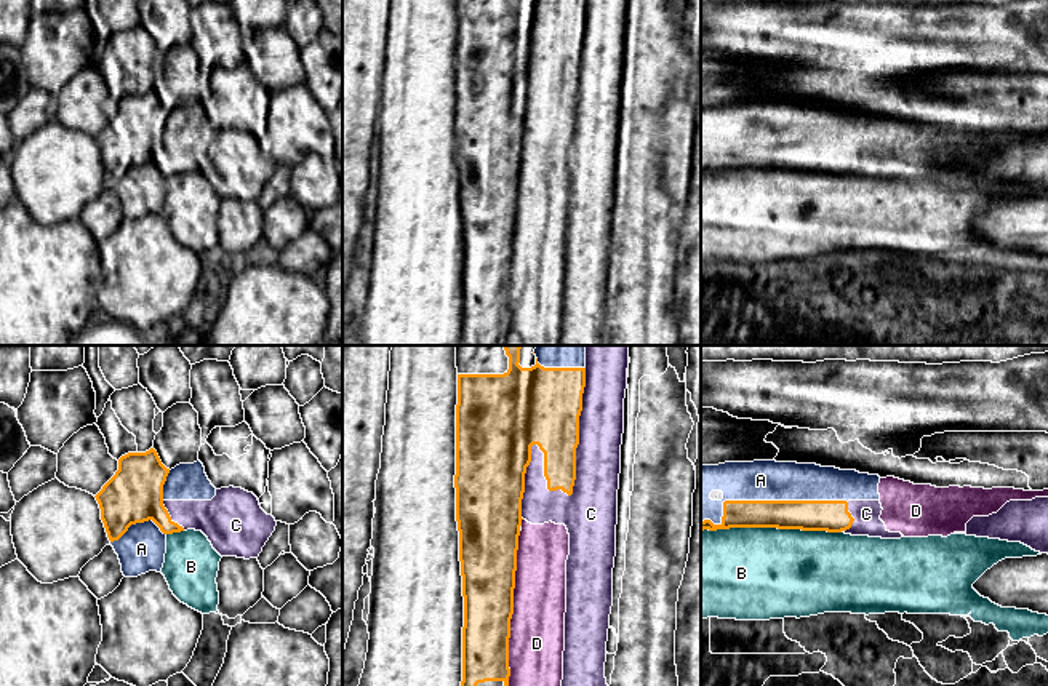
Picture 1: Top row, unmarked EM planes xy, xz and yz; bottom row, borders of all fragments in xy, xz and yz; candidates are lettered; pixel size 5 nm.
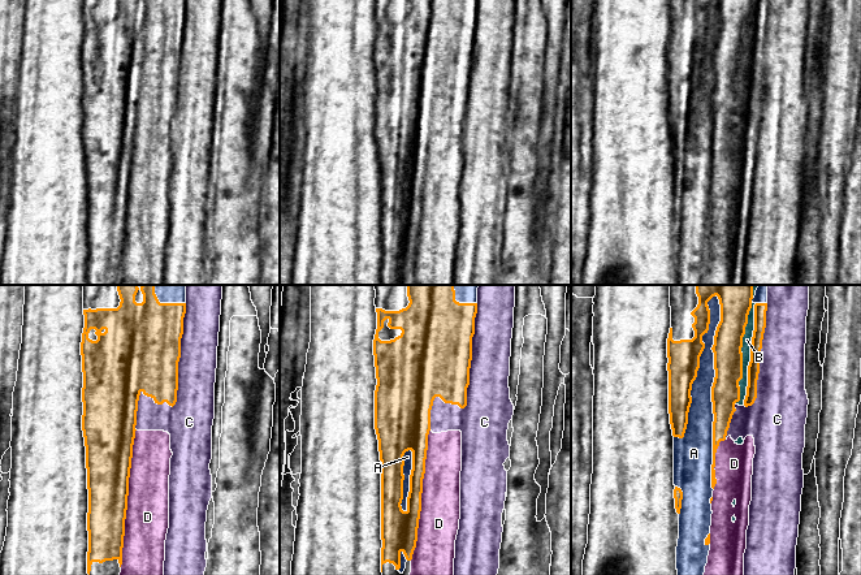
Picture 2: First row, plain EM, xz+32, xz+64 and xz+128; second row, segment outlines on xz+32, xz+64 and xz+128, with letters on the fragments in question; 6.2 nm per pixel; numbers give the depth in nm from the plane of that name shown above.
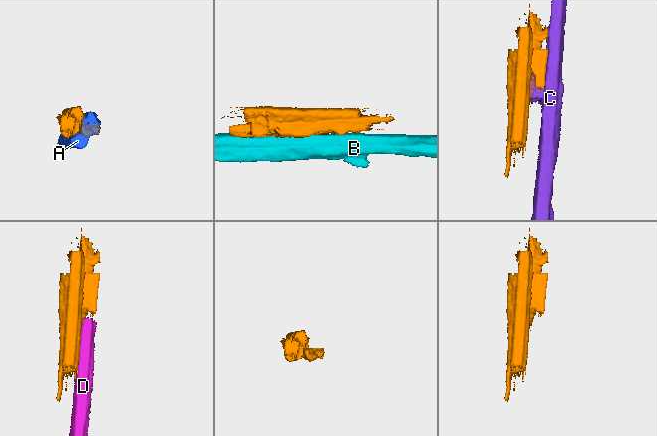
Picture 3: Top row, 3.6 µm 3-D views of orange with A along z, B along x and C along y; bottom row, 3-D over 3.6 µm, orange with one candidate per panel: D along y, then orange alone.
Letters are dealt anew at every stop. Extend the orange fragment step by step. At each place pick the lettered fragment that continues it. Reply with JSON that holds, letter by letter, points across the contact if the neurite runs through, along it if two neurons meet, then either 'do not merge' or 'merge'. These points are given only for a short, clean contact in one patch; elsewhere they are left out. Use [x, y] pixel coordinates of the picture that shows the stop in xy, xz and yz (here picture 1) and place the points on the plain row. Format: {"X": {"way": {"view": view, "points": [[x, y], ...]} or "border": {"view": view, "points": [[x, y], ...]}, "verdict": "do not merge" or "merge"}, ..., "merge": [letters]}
{"A": {"verdict": "do not merge"}, "B": {"verdict": "do not merge"}, "C": {"verdict": "do not merge"}, "D": {"verdict": "do not merge"}, "merge": []}

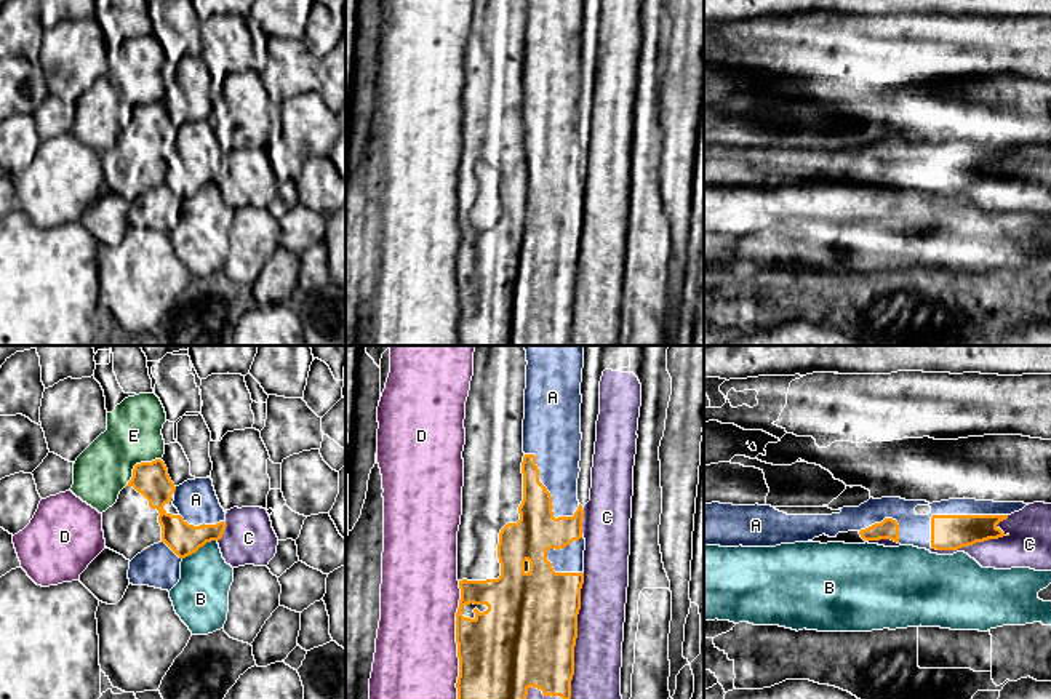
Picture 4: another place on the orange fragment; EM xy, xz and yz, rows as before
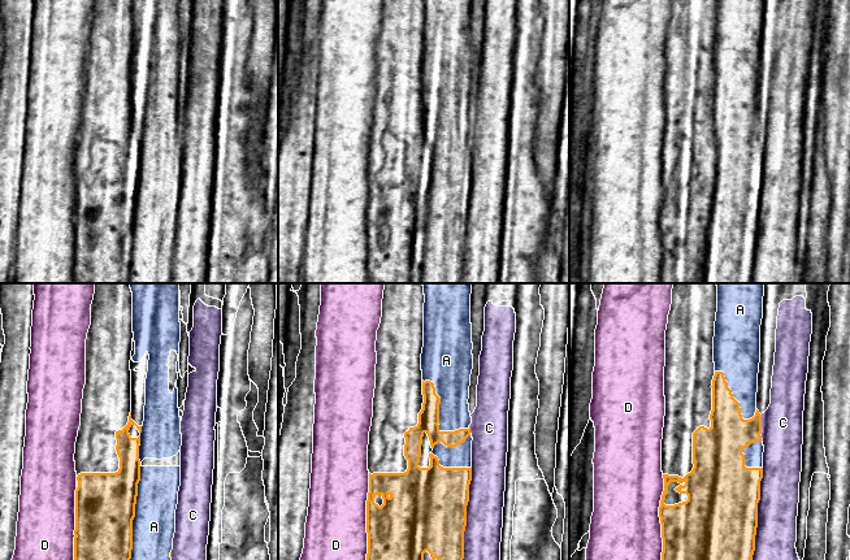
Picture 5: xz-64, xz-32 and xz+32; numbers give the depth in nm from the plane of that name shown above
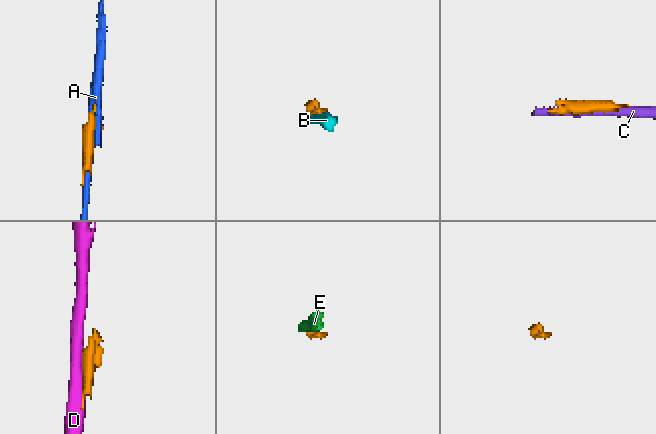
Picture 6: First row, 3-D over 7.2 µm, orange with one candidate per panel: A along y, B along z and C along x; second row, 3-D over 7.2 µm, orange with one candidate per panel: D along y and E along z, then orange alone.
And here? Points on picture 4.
{"A": {"verdict": "do not merge"}, "B": {"verdict": "do not merge"}, "C": {"verdict": "do not merge"}, "D": {"verdict": "do not merge"}, "E": {"verdict": "do not merge"}, "merge": []}

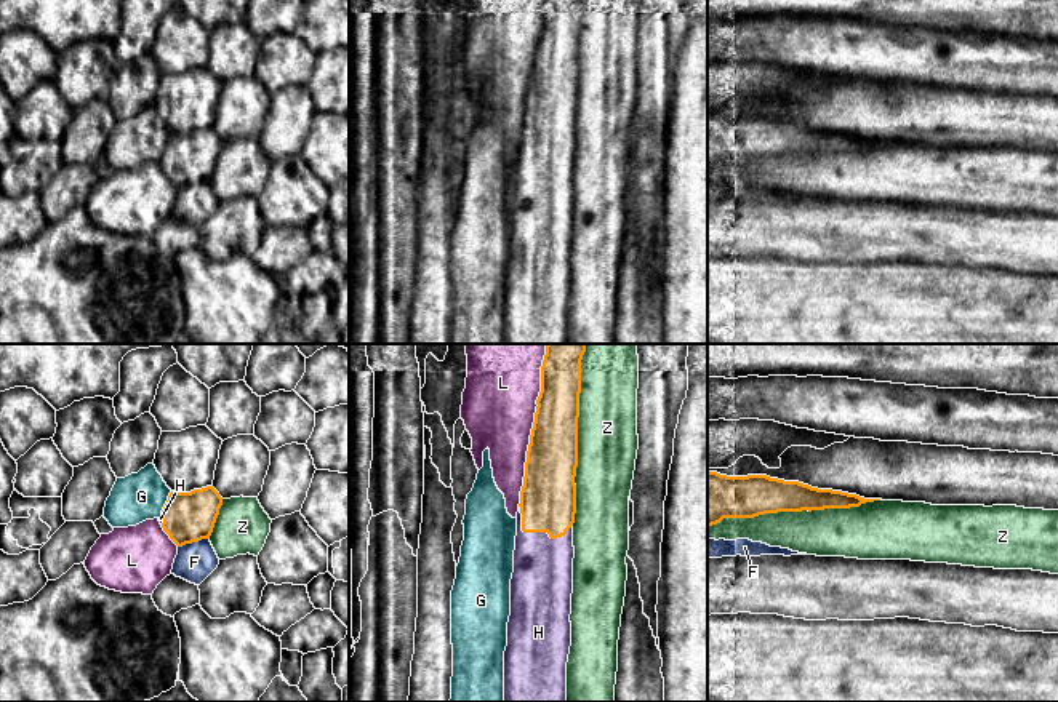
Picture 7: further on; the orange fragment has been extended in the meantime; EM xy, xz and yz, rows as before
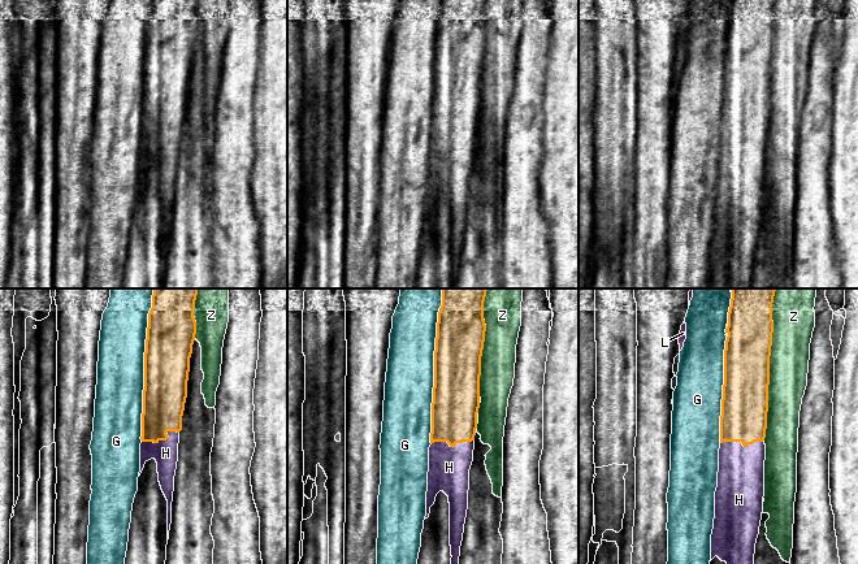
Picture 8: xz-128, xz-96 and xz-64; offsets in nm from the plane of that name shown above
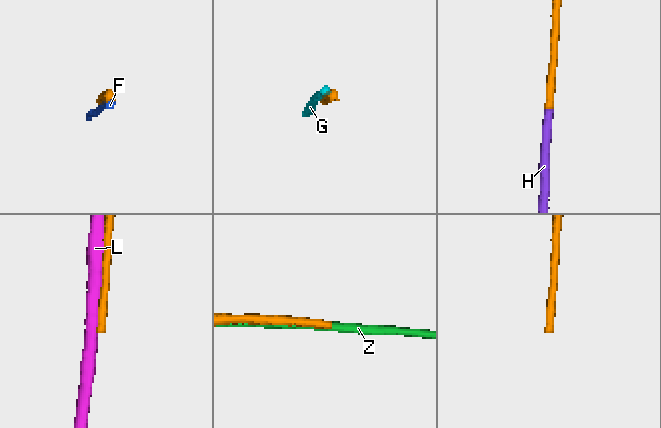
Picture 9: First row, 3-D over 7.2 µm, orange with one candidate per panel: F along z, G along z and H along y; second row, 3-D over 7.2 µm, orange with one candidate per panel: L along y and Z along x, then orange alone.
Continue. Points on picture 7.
{"F": {"verdict": "do not merge"}, "G": {"verdict": "do not merge"}, "H": {"verdict": "merge"}, "L": {"verdict": "do not merge"}, "Z": {"verdict": "do not merge"}, "merge": ["H"]}

